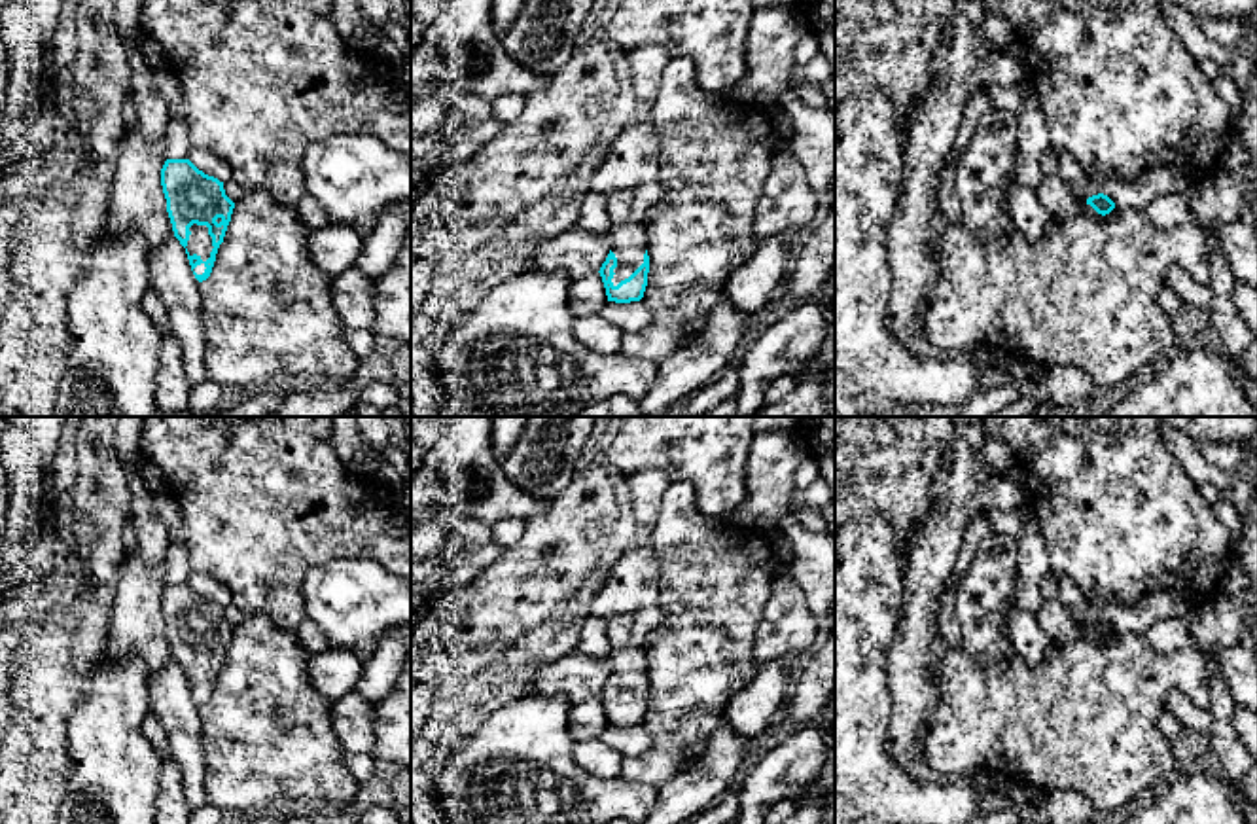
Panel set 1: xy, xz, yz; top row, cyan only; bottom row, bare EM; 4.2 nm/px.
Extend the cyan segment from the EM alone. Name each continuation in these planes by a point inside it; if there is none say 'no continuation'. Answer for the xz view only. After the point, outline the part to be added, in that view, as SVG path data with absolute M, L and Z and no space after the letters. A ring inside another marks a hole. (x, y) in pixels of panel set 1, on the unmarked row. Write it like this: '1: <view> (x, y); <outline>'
1: xz (629, 665); M628 644L625 648L611 648L608 661L611 665L611 676L617 682L613 693L613 710L628 703L642 688L647 674L647 655L644 646Z

